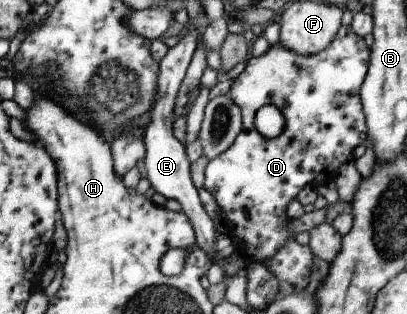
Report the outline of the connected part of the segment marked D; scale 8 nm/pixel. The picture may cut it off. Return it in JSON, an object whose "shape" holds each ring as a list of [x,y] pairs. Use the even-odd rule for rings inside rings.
{"shape":[[[340,25],[330,44],[316,54],[302,56],[278,42],[261,55],[244,61],[244,70],[233,78],[227,95],[240,109],[242,130],[222,154],[207,162],[202,188],[211,194],[219,212],[224,214],[227,234],[235,236],[232,240],[236,250],[246,261],[265,261],[288,239],[294,238],[285,227],[289,220],[285,215],[286,205],[320,174],[335,179],[341,166],[352,160],[354,148],[364,145],[367,130],[359,88],[367,71],[368,59],[369,48],[363,38],[354,34],[349,25]],[[266,103],[276,106],[284,117],[284,132],[274,140],[264,140],[253,127],[255,112]]]}

